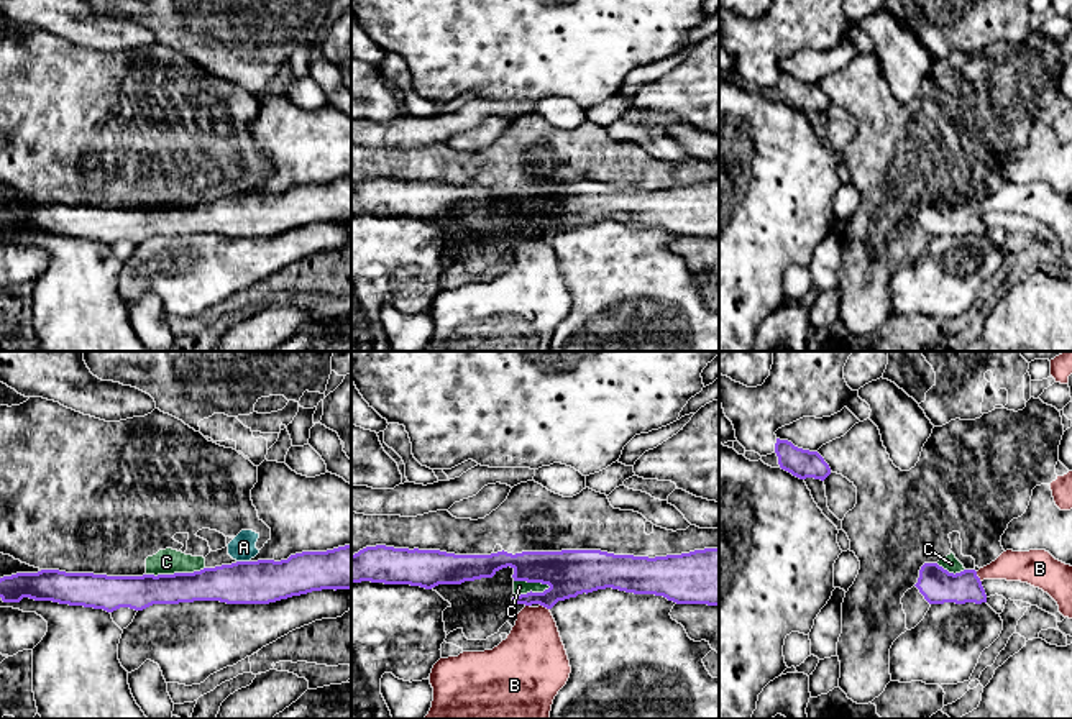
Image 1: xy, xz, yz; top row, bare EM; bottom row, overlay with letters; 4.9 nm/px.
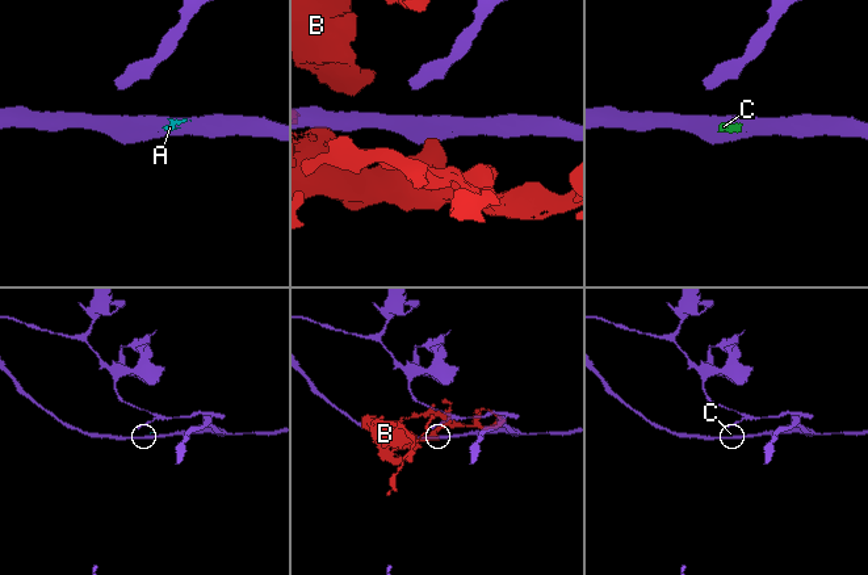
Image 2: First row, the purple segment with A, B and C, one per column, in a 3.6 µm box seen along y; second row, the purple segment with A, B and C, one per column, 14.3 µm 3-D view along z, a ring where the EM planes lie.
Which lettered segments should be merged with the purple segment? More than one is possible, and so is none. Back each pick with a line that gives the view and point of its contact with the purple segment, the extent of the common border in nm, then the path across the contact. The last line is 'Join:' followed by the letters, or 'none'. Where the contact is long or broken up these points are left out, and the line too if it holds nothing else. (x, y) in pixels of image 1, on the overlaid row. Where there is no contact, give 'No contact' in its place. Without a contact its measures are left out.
Join: none

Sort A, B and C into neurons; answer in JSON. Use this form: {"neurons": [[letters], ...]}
{"neurons": [["A", "C"], ["B"]]}

